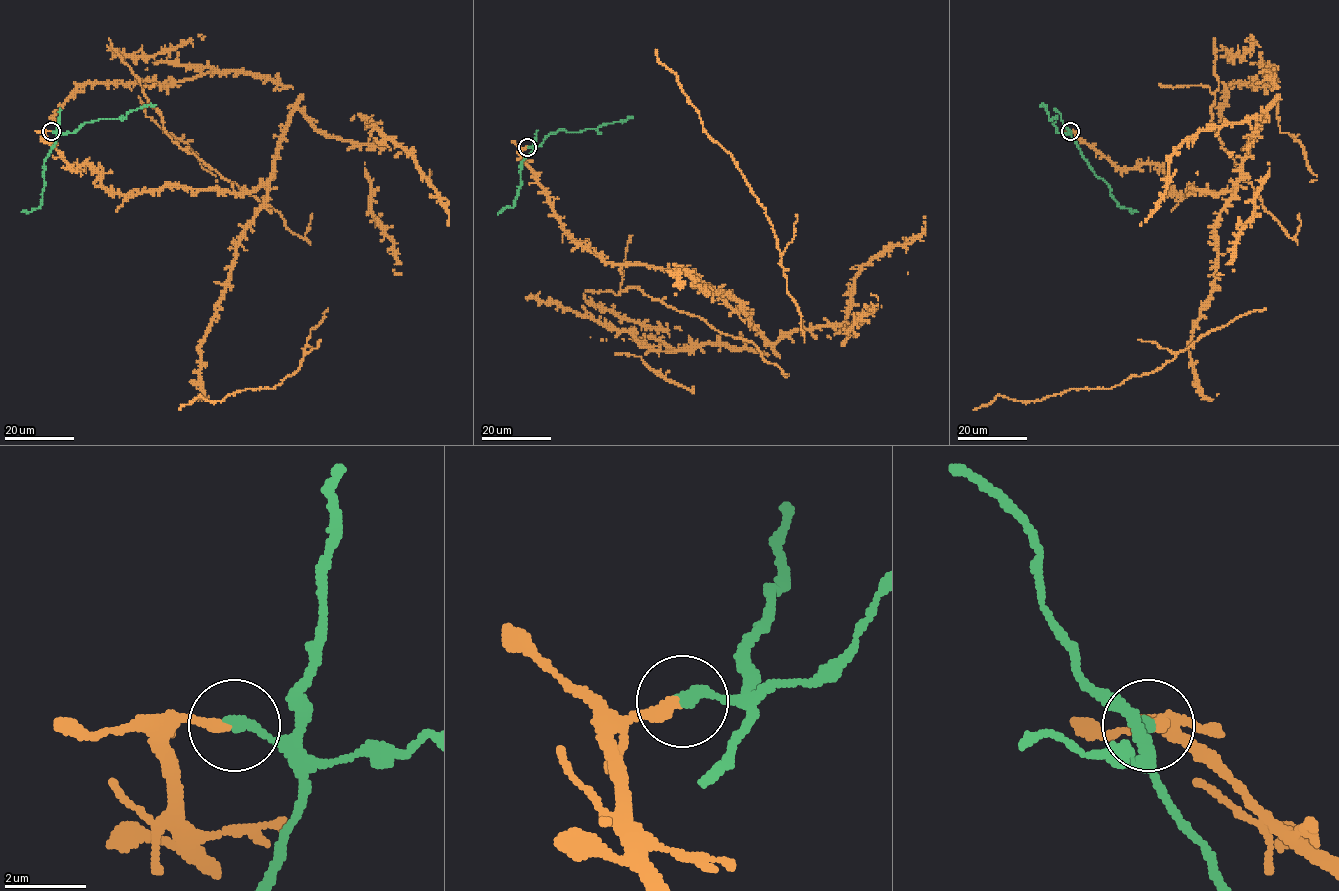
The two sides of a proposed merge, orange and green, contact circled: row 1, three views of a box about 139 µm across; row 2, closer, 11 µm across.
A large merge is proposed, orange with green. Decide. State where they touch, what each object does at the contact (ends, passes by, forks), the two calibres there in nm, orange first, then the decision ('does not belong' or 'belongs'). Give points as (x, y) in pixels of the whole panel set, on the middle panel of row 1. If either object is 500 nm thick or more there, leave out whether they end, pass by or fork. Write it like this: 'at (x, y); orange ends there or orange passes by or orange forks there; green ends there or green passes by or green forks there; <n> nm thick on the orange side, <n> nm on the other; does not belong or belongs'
at (527, 147); orange ends there; green ends there; 280 nm thick on the orange side, 300 nm on the other; does not belong

